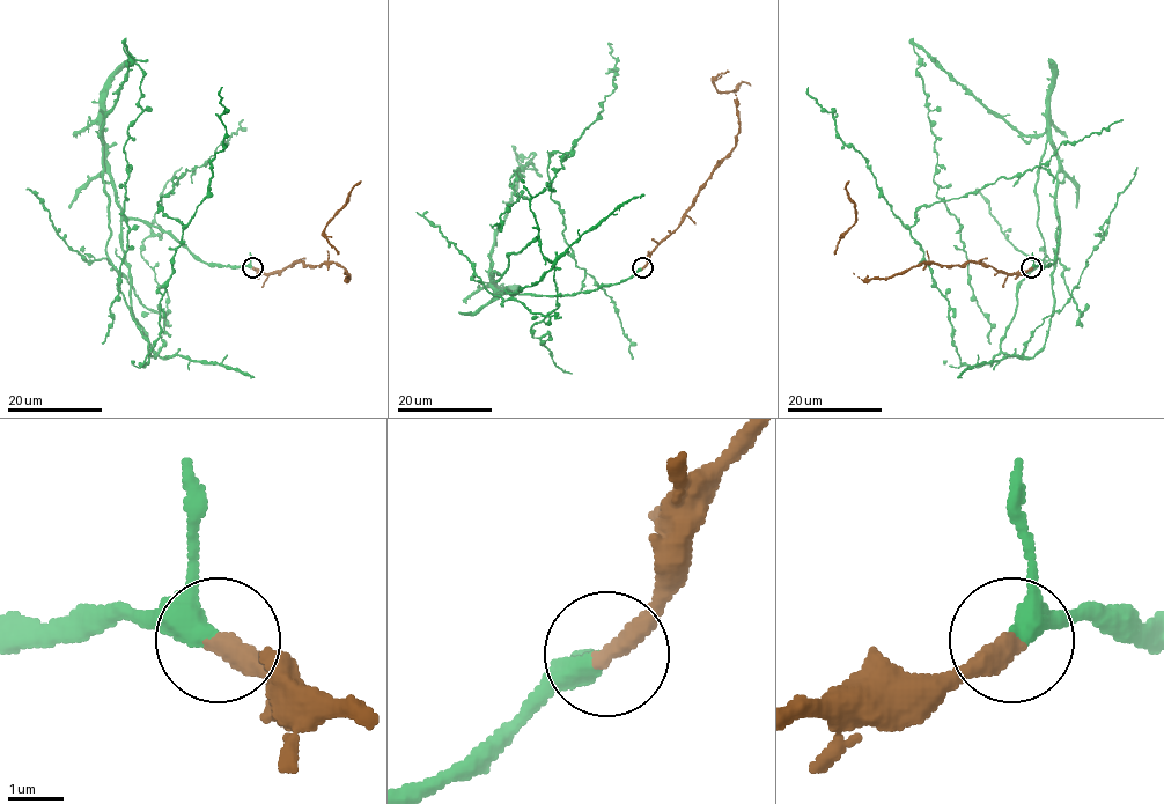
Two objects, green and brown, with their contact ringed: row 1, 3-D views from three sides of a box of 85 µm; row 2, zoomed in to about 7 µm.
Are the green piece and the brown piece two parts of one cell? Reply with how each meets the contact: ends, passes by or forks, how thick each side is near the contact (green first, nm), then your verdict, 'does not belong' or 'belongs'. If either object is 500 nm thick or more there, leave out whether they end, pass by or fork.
green passes by; brown ends there; 360 nm thick on the green side, 400 nm on the other; belongs

